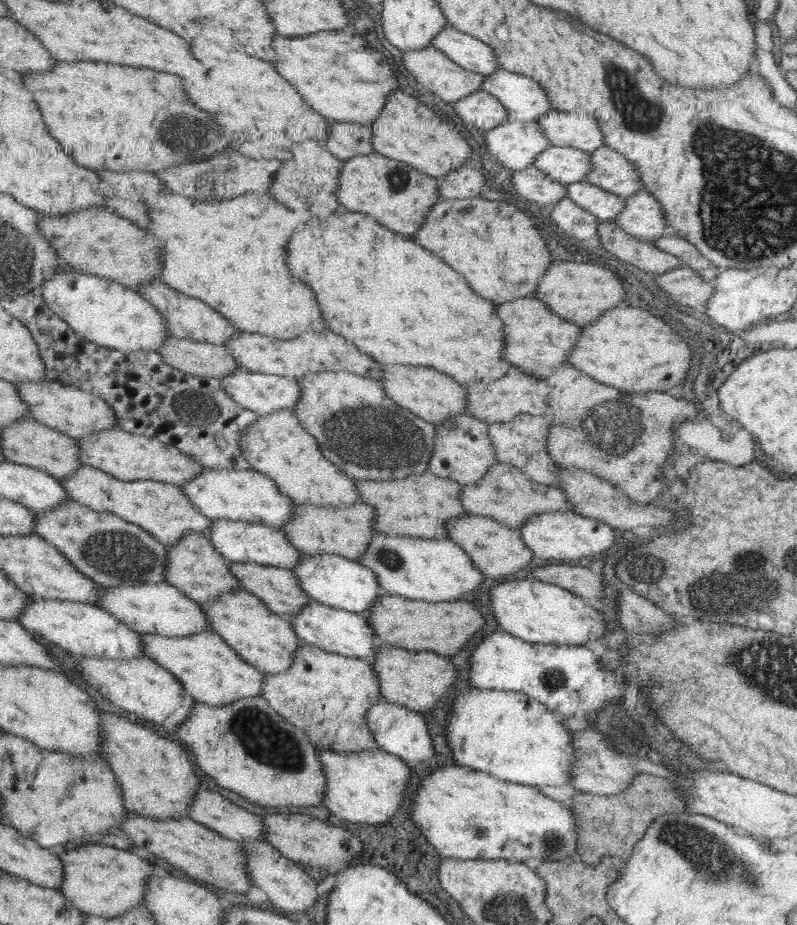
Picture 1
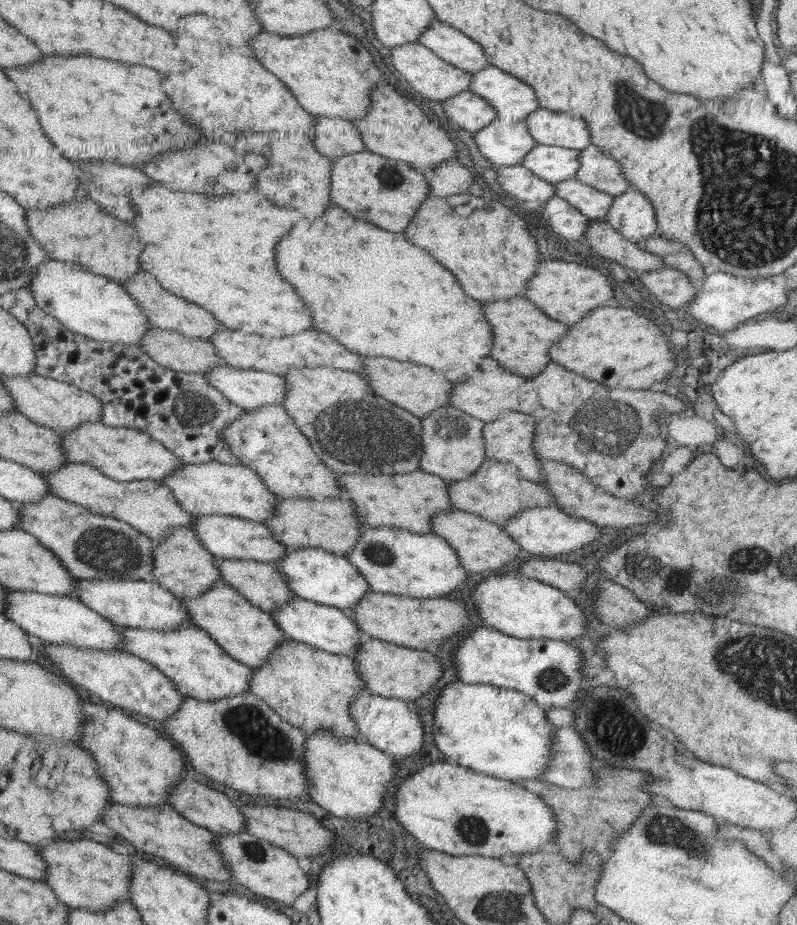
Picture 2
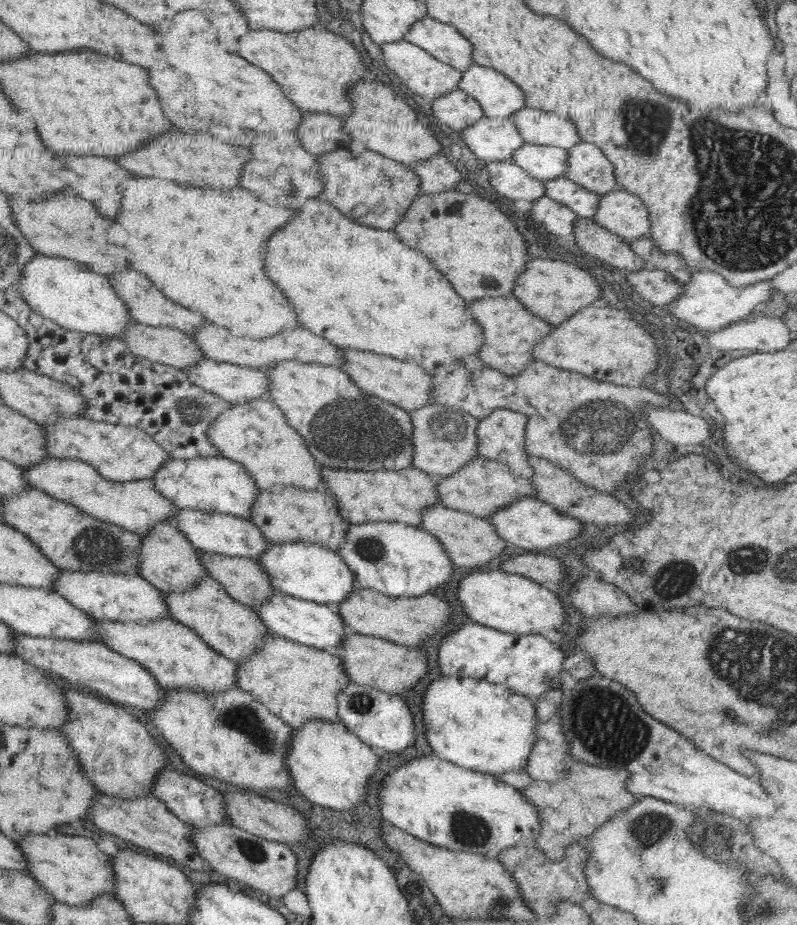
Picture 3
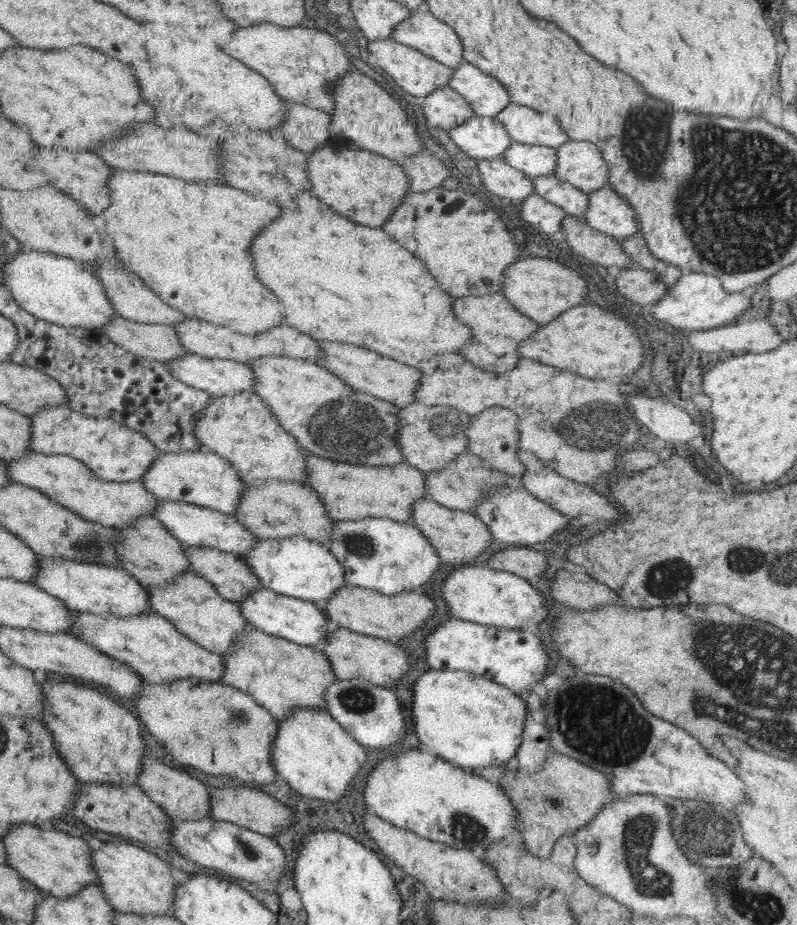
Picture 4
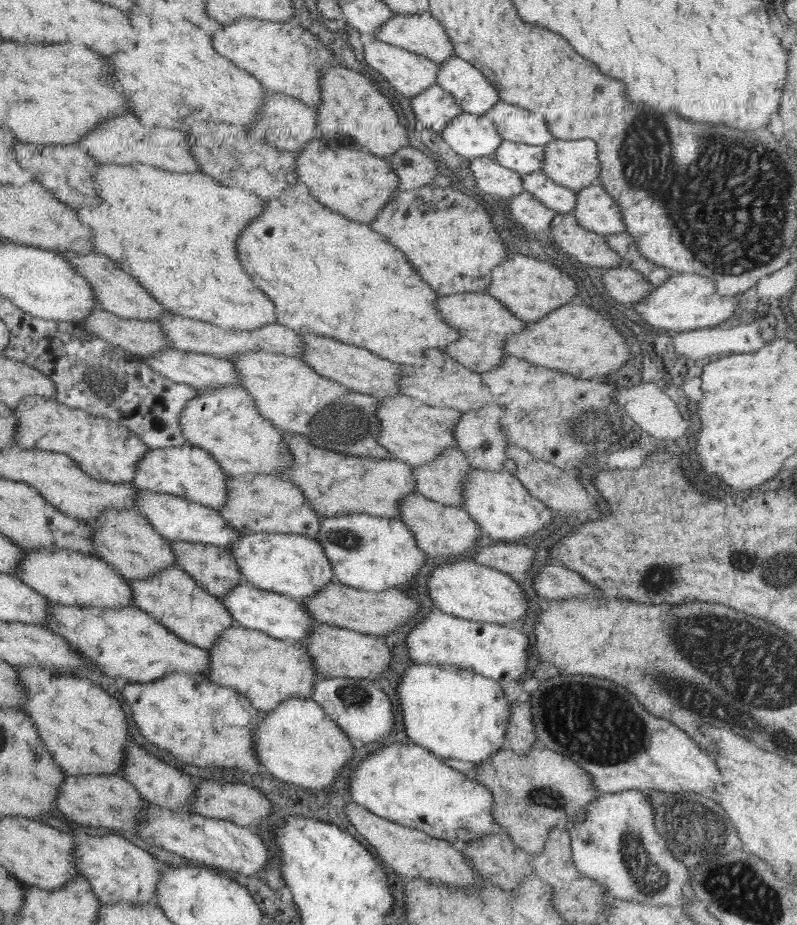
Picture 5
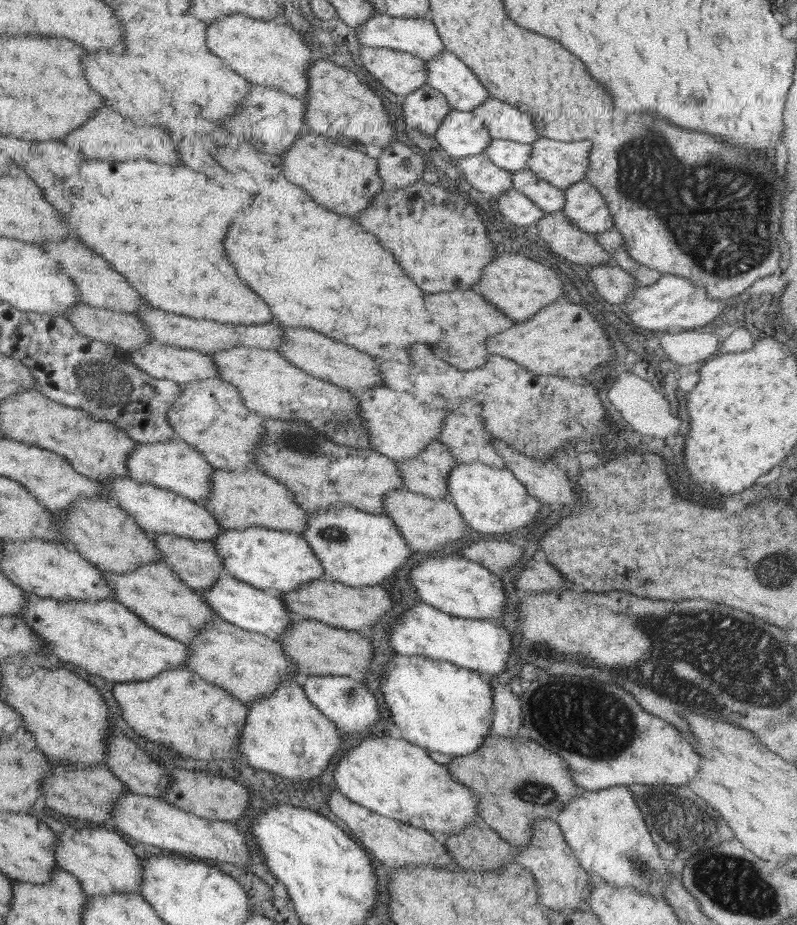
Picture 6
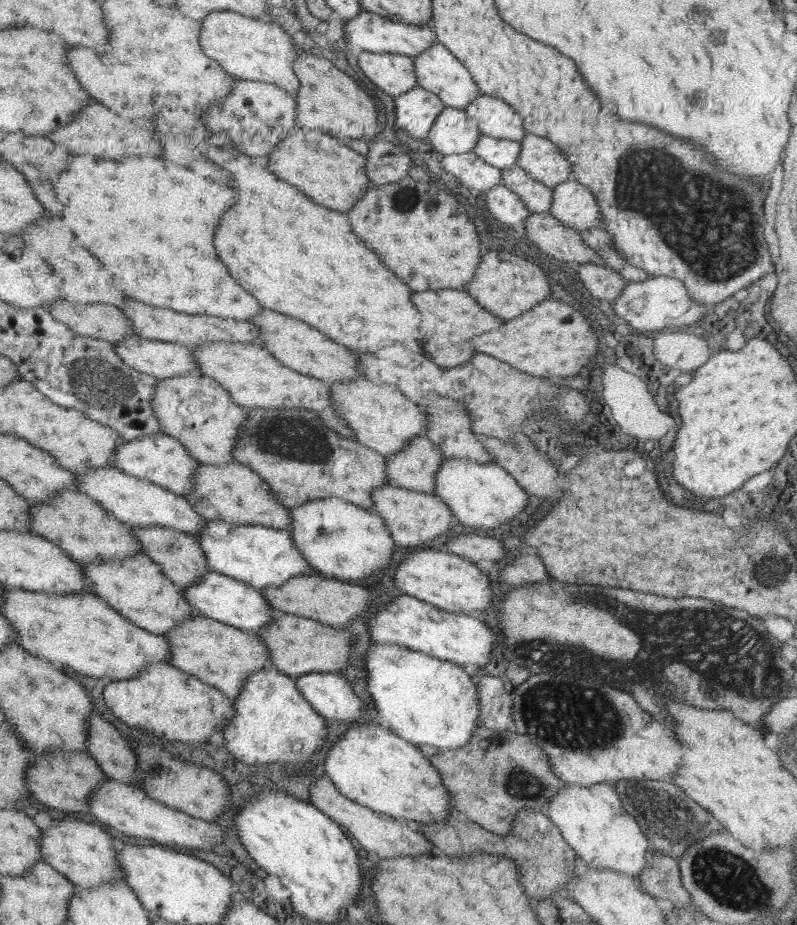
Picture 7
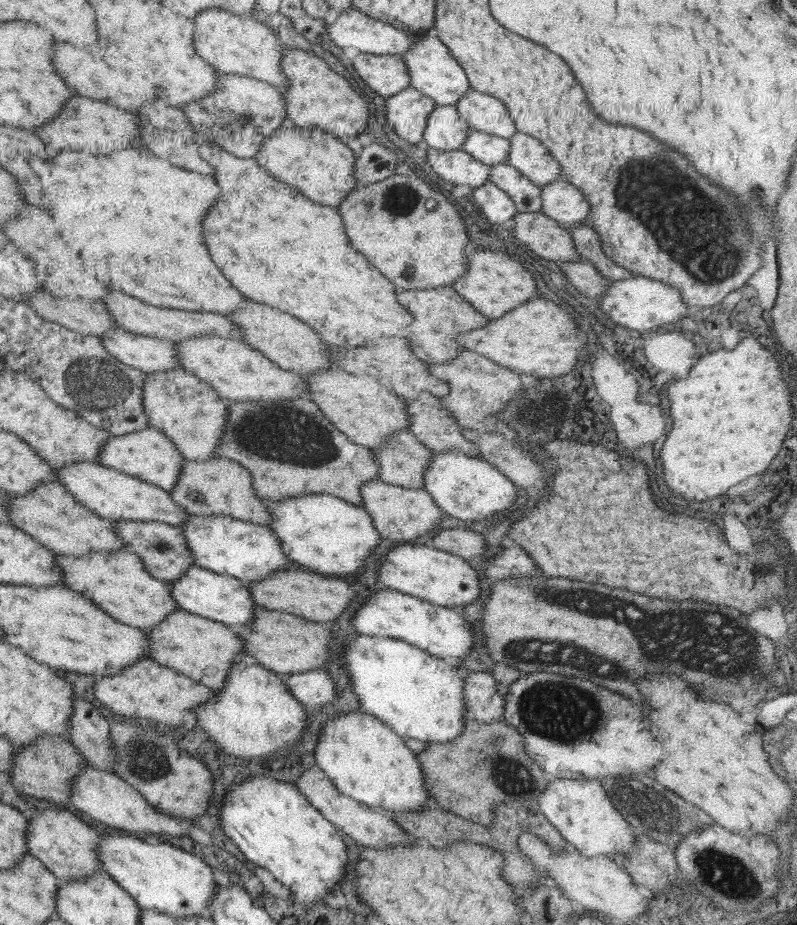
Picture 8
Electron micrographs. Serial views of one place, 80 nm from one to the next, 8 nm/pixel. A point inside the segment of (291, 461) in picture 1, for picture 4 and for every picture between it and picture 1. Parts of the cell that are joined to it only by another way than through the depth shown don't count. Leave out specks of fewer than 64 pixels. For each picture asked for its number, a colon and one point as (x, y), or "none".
2: (266, 440)
3: (256, 434)
4: (239, 428)

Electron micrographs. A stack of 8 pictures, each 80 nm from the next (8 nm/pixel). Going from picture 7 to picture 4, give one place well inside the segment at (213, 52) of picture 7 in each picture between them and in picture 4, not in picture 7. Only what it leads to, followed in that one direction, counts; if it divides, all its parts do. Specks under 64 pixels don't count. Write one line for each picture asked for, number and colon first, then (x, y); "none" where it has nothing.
4: (301, 63)
5: (286, 59)
6: (270, 53)

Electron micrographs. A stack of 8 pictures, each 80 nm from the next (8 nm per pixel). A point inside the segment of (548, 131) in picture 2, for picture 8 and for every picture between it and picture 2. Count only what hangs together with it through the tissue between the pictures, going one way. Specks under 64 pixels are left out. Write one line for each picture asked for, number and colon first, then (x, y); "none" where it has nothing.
3: (544, 128)
4: (523, 125)
5: (514, 124)
6: (503, 121)
7: (495, 118)
8: (483, 113)

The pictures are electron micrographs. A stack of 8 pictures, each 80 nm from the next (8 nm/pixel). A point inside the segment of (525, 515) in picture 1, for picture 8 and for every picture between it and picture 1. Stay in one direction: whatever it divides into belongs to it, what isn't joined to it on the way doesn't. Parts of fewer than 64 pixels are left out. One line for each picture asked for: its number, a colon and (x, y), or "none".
2: (495, 492)
3: (481, 487)
4: (460, 485)
5: (439, 480)
6: (425, 474)
7: (413, 467)
8: (401, 458)

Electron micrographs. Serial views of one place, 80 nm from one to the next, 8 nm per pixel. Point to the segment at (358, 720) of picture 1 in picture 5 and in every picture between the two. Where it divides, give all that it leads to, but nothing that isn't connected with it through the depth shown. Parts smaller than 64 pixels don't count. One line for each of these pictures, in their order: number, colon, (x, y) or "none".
2: (309, 688)
3: (298, 683)
4: (279, 675)
5: (265, 670)

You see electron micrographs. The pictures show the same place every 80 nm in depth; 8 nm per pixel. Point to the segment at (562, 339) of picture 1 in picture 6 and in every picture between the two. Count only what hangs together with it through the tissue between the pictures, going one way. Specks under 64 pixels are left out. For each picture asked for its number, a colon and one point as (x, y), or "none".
2: (522, 335)
3: (510, 331)
4: (497, 328)
5: (483, 325)
6: (466, 319)

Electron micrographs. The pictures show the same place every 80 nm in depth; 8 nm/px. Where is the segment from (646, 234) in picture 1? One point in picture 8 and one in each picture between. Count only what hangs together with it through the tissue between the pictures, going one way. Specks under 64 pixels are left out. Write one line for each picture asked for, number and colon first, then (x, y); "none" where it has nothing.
2: (630, 214)
3: (620, 213)
4: (606, 212)
5: (594, 210)
6: (583, 206)
7: (572, 205)
8: (561, 201)

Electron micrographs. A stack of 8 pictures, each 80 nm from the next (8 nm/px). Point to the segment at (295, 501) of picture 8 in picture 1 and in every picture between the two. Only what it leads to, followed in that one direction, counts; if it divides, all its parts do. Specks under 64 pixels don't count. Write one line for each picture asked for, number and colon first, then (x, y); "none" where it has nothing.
1: (428, 569)
2: (392, 560)
3: (397, 560)
4: (389, 557)
5: (365, 552)
6: (358, 549)
7: (342, 541)

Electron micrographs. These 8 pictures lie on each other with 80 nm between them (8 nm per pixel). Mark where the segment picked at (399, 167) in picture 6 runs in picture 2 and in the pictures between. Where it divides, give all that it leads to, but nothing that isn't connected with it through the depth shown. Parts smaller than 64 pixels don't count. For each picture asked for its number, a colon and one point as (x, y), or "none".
2: (450, 178)
3: (436, 174)
4: (424, 171)
5: (413, 169)

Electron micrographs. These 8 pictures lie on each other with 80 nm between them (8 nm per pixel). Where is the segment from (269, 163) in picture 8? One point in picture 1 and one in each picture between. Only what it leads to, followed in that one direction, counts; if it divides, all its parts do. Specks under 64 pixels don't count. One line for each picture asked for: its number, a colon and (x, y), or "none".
1: (392, 193)
2: (387, 193)
3: (374, 191)
4: (365, 188)
5: (357, 185)
6: (342, 180)
7: (333, 176)

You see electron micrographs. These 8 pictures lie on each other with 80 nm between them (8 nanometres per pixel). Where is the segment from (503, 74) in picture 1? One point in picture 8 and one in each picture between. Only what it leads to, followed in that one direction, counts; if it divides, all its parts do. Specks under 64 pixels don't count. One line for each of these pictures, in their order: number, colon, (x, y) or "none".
2: (513, 100)
3: (497, 96)
4: (486, 96)
5: (470, 89)
6: (446, 73)
7: (436, 69)
8: (433, 71)

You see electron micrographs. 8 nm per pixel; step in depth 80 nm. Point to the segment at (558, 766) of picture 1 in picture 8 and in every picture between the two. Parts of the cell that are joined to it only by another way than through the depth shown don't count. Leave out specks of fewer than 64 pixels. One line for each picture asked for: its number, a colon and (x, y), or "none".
2: (499, 732)
3: (479, 725)
4: (468, 721)
5: (455, 714)
6: (440, 707)
7: (430, 702)
8: (417, 695)

